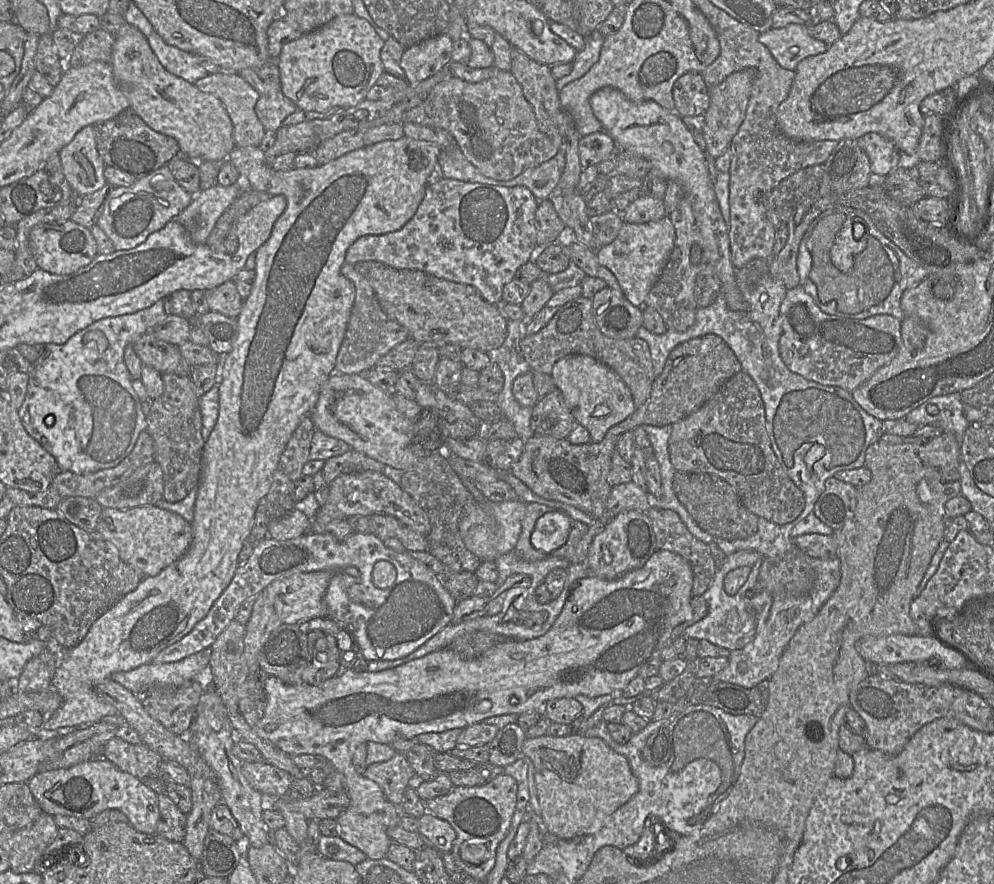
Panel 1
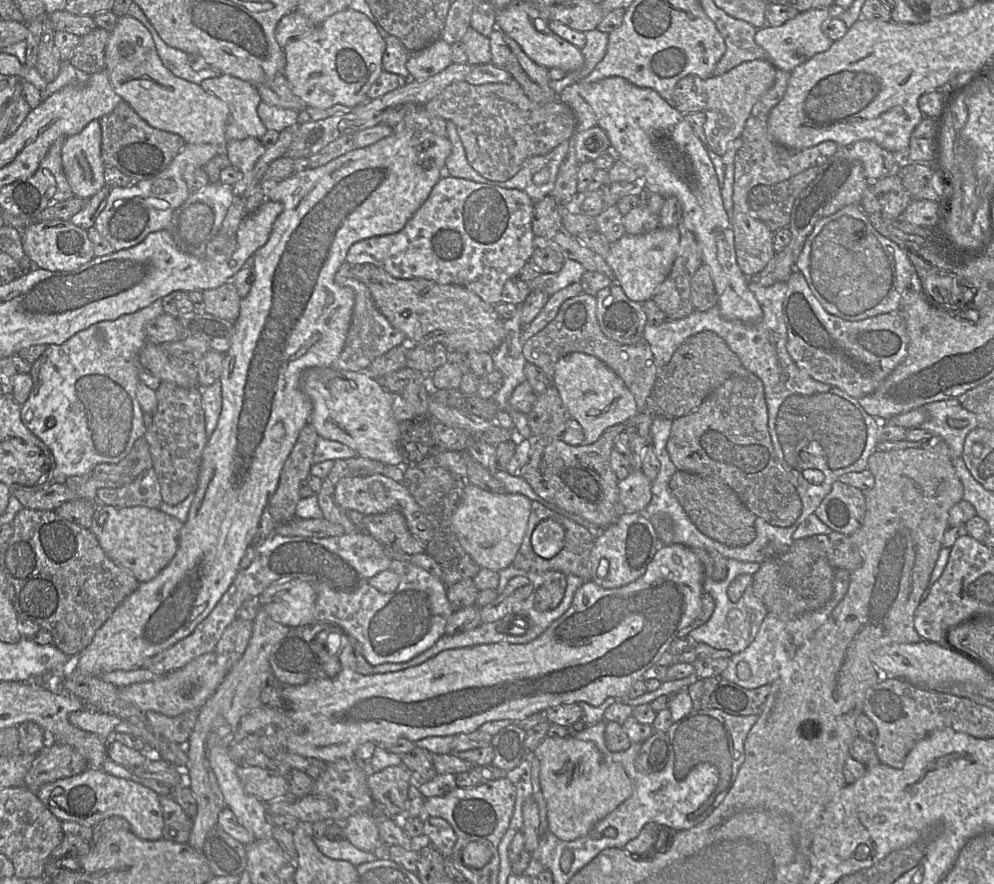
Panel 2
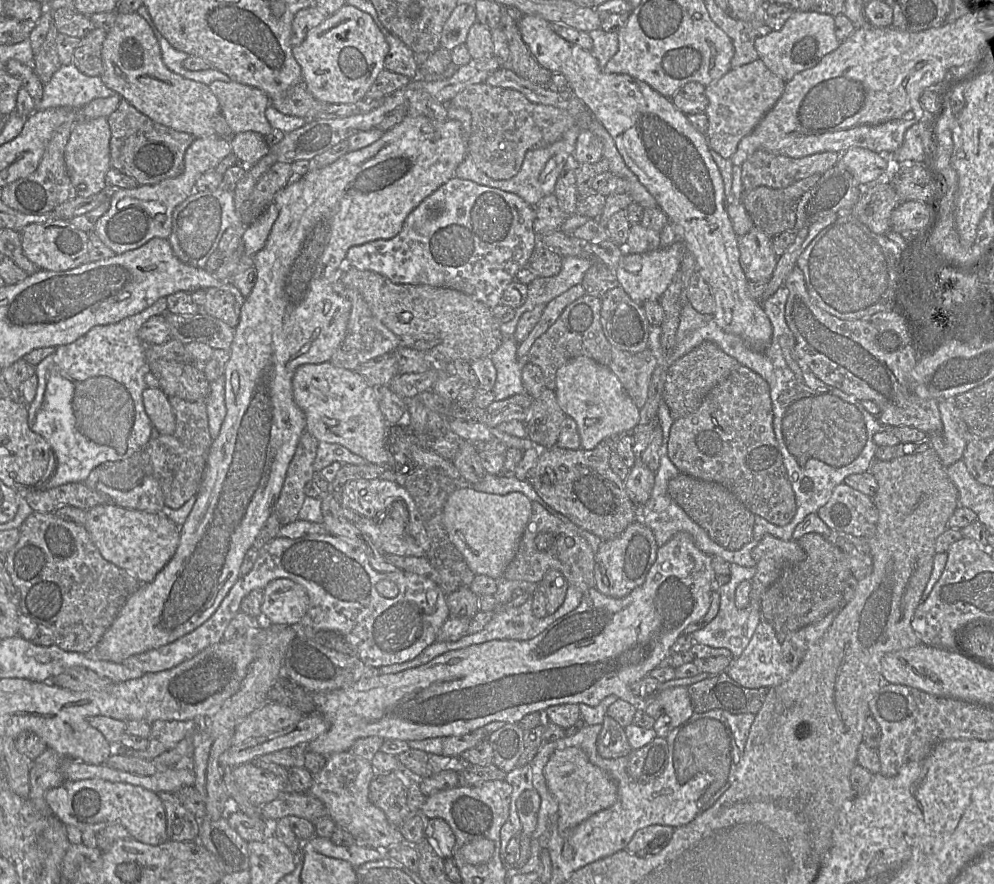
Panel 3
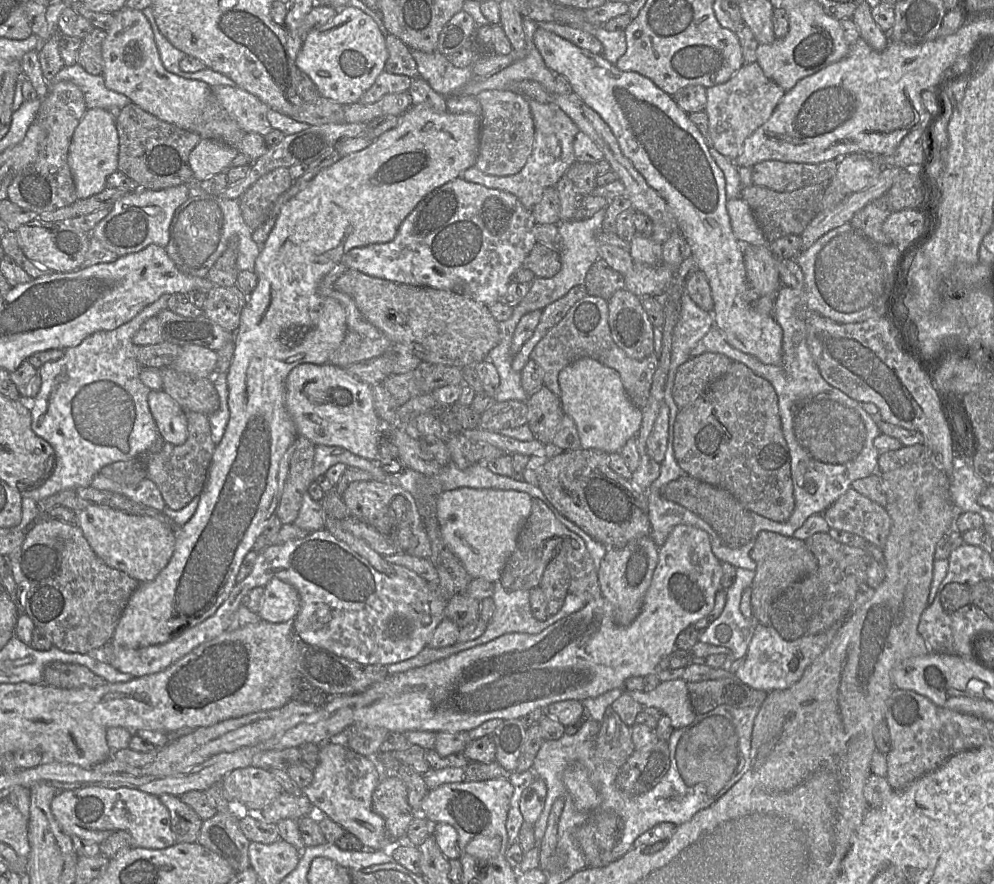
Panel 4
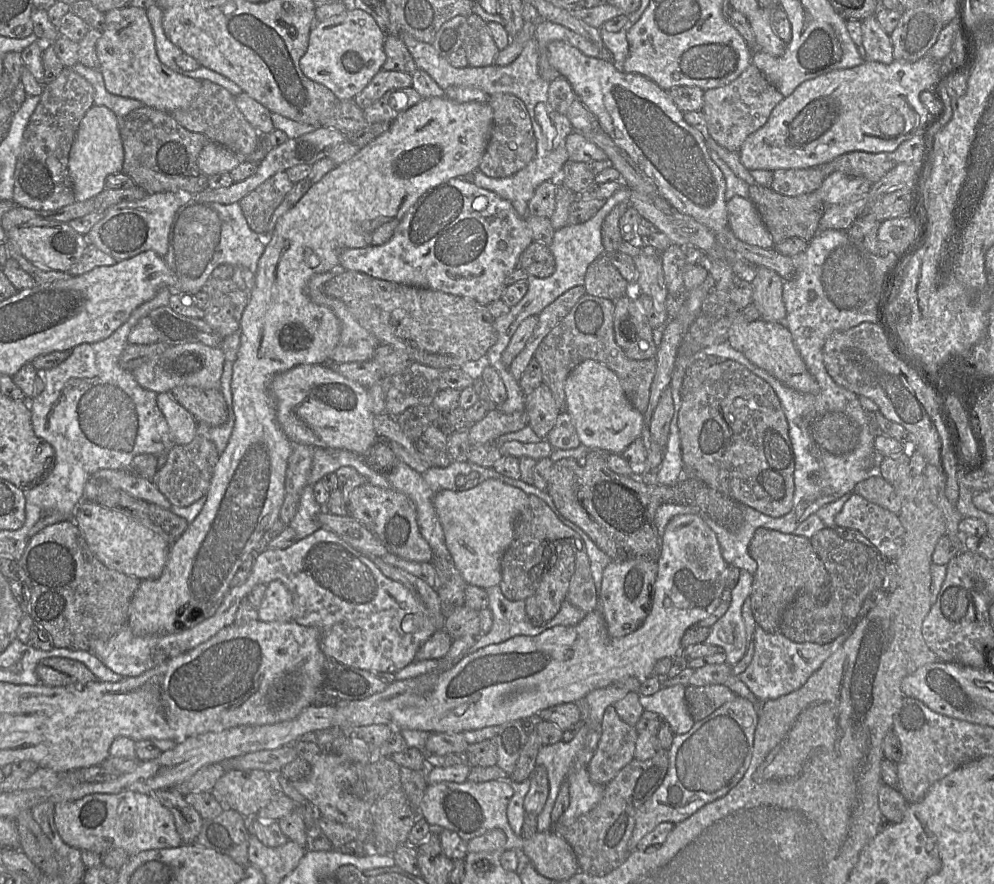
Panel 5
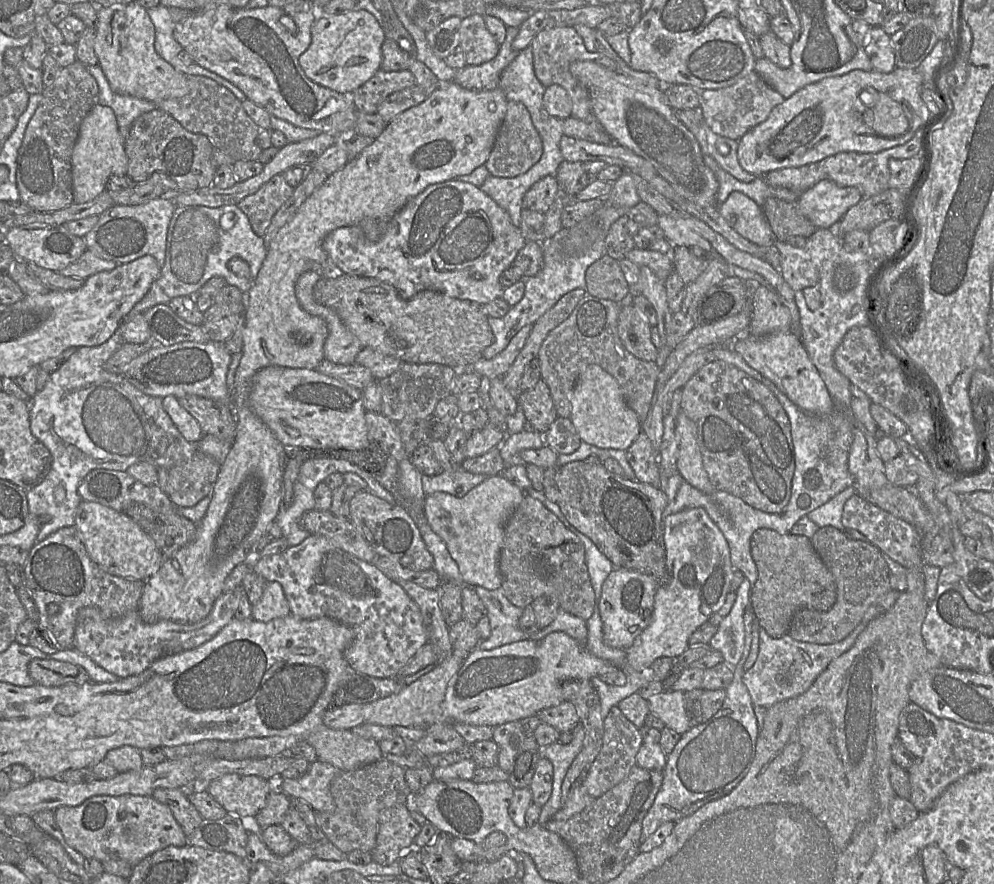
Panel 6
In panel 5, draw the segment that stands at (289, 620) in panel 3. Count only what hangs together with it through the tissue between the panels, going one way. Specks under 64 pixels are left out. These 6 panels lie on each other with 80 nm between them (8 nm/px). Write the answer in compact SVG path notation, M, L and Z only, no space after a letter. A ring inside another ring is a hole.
M273 580L267 585L265 596L258 608L260 621L286 622L293 620L293 597L288 588L280 581Z

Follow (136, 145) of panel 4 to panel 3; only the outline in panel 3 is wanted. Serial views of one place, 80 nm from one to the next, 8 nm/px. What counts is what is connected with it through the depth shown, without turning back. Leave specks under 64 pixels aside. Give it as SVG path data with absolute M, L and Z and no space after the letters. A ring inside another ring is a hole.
M122 99L117 109L107 117L111 131L110 164L112 168L130 176L138 185L159 183L179 176L184 169L184 155L196 139L151 120Z

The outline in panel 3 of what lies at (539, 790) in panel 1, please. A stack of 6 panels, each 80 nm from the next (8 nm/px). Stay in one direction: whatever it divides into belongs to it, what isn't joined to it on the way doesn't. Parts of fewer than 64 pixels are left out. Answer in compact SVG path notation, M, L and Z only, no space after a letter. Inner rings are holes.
M577 747L555 751L545 765L544 776L549 791L558 803L558 831L564 839L577 825L611 807L618 798L618 788L612 778L593 765L587 754Z

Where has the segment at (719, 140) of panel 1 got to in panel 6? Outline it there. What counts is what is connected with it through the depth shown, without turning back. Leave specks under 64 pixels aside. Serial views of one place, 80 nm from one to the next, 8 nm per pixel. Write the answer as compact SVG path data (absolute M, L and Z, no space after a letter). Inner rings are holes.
M753 71L731 86L701 91L700 111L704 122L714 133L740 140L750 129L765 121L771 110L784 100L785 98L778 91Z

